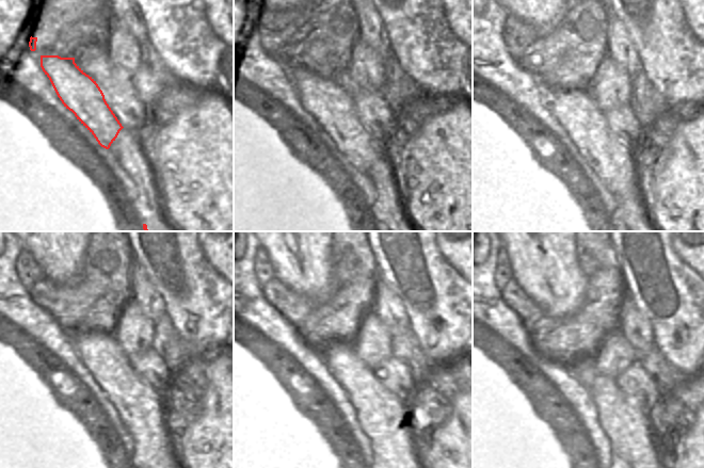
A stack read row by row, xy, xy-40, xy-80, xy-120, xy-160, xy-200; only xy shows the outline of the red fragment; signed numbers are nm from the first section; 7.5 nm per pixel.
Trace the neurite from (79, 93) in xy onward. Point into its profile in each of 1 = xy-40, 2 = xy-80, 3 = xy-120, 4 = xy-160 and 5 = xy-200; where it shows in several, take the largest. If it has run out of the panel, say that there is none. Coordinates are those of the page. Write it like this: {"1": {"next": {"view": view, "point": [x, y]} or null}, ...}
{"1": {"next": {"view": "xy-40", "point": [334, 109]}}, "2": {"next": {"view": "xy-80", "point": [612, 160]}}, "3": {"next": {"view": "xy-120", "point": [139, 404]}}, "4": {"next": {"view": "xy-160", "point": [381, 413]}}, "5": {"next": {"view": "xy-200", "point": [624, 418]}}}

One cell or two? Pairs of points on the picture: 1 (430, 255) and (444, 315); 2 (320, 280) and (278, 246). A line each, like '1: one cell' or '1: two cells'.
1: one cell
2: one cell

